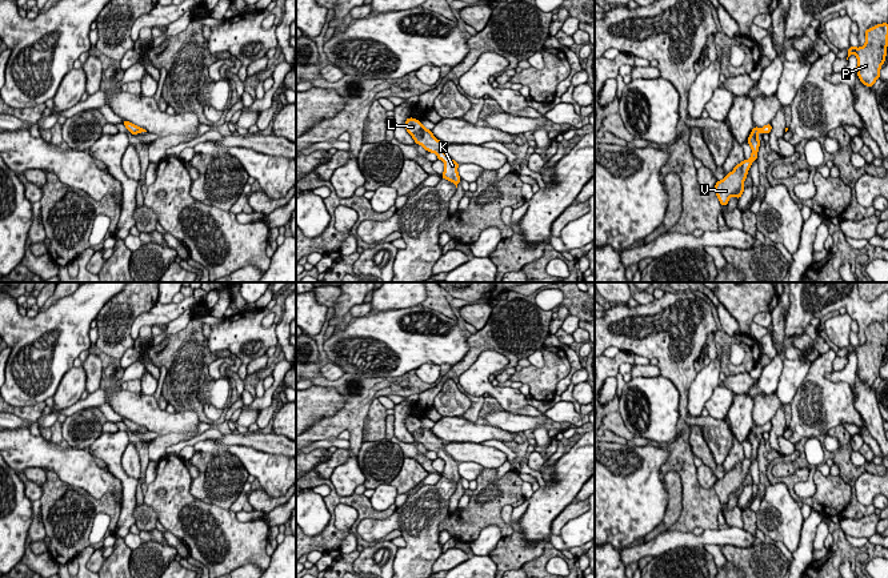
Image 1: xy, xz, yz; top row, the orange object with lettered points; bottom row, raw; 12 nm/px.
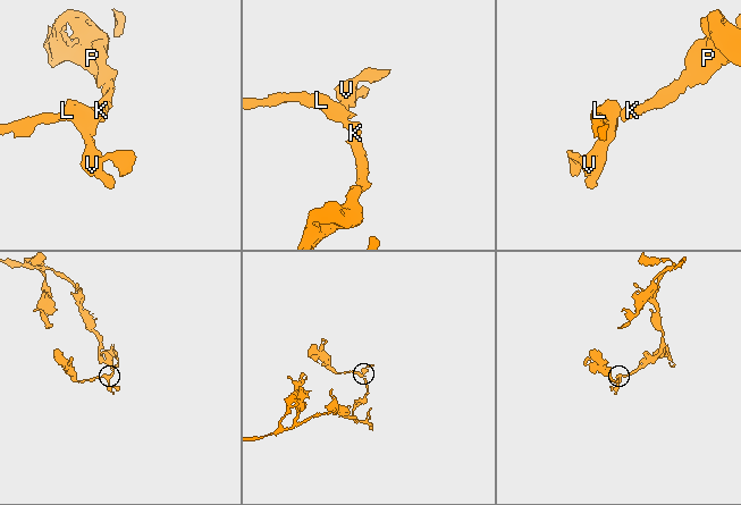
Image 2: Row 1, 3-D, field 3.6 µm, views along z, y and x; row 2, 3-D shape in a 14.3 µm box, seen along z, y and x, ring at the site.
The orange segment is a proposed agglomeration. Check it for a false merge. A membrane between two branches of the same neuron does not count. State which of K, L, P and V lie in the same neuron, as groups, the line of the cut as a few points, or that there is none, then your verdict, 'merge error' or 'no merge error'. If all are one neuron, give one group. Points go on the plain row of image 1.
K L P V | no cut | no merge error

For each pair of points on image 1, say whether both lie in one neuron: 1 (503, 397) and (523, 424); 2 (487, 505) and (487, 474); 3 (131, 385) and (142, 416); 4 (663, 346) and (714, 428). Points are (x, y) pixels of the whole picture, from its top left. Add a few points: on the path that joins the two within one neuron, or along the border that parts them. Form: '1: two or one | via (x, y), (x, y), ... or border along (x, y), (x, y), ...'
1: two | border along (503, 409), (508, 412)
2: one | via (487, 497), (487, 482)
3: two | border along (120, 388), (140, 393)
4: one | via (680, 370), (683, 374), (683, 412), (690, 418)

